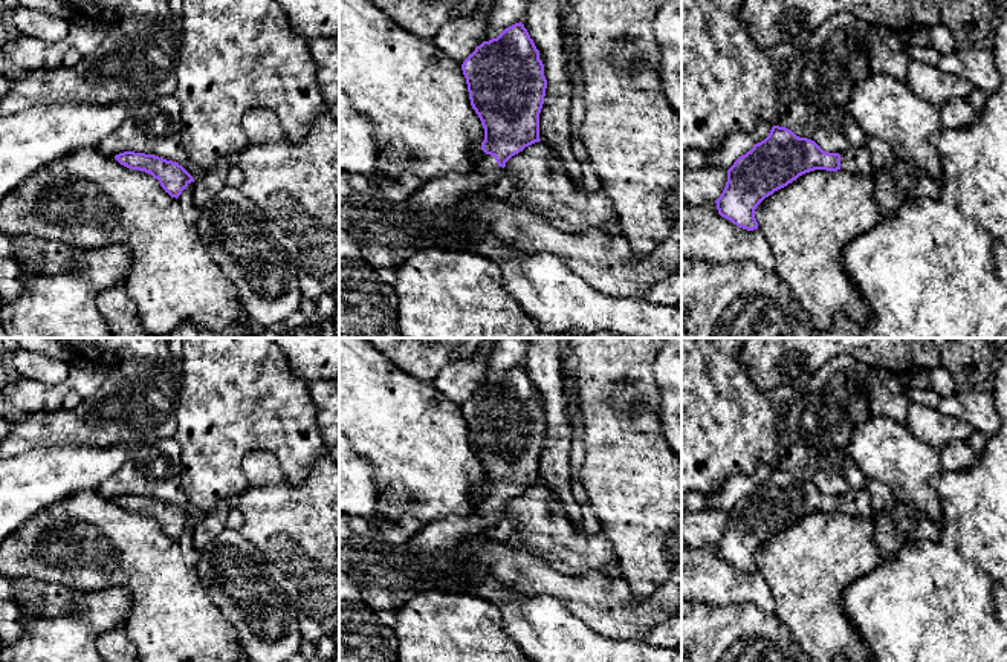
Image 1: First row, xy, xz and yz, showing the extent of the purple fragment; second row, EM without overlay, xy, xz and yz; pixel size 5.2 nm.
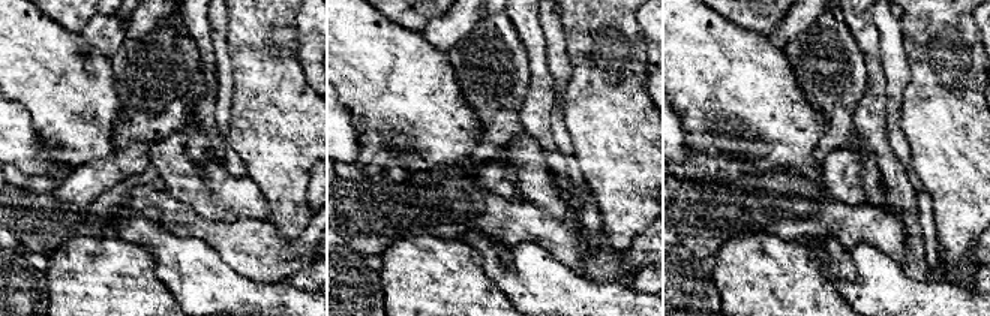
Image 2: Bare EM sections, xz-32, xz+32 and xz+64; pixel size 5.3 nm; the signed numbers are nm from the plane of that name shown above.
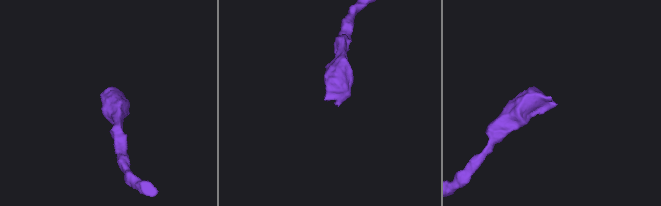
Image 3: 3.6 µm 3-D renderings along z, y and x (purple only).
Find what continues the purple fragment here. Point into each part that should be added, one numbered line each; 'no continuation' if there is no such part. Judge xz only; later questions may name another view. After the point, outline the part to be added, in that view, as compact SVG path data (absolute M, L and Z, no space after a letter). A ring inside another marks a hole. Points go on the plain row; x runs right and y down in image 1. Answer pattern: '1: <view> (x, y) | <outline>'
1: xz (436, 537) | M483 497L468 515L448 515L422 527L408 543L423 553L437 555L461 540L483 534L503 517L494 498Z

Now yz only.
1: yz (856, 503) | M866 486L840 495L840 514L848 517L874 518L876 511Z

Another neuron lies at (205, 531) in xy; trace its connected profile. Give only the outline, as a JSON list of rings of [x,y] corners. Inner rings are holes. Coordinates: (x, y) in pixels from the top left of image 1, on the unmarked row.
[[[223,501],[193,524],[193,541],[197,550],[203,552],[226,529],[229,512],[231,508]]]

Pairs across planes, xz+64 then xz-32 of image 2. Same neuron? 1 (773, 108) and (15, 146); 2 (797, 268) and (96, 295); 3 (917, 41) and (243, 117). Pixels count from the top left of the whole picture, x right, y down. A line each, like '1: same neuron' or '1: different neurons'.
1: different neurons
2: same neuron
3: same neuron

